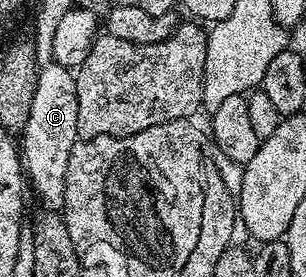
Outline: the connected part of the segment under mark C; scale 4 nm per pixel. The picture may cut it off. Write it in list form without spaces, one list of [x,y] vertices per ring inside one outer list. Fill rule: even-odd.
[[[55,62],[39,65],[34,86],[34,102],[30,102],[30,118],[18,144],[22,172],[49,212],[64,211],[66,198],[66,166],[70,166],[70,150],[78,139],[78,90],[73,69]]]

